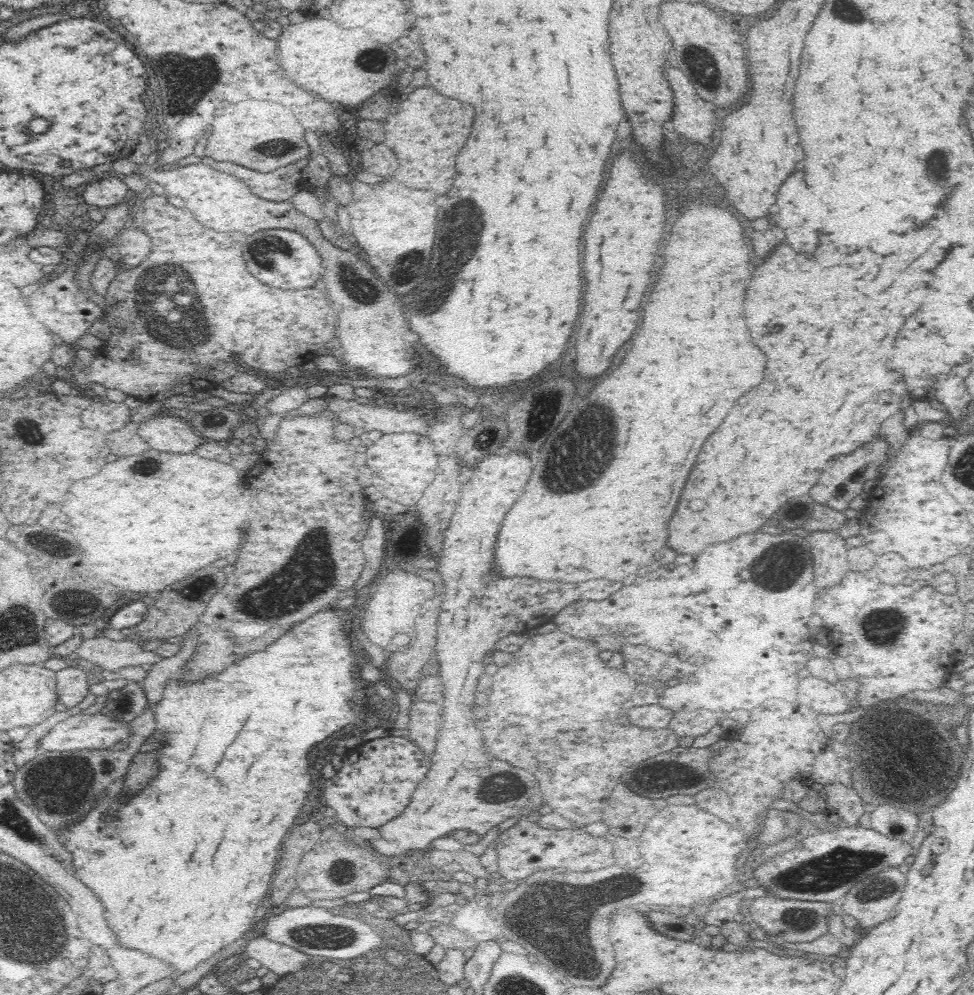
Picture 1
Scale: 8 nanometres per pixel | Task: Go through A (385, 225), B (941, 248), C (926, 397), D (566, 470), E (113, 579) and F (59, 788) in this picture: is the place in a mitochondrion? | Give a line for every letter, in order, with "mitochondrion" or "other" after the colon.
A: other
B: other
C: other
D: mitochondrion
E: other
F: mitochondrion

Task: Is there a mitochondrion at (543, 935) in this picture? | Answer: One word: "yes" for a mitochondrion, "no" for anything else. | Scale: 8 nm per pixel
yes

